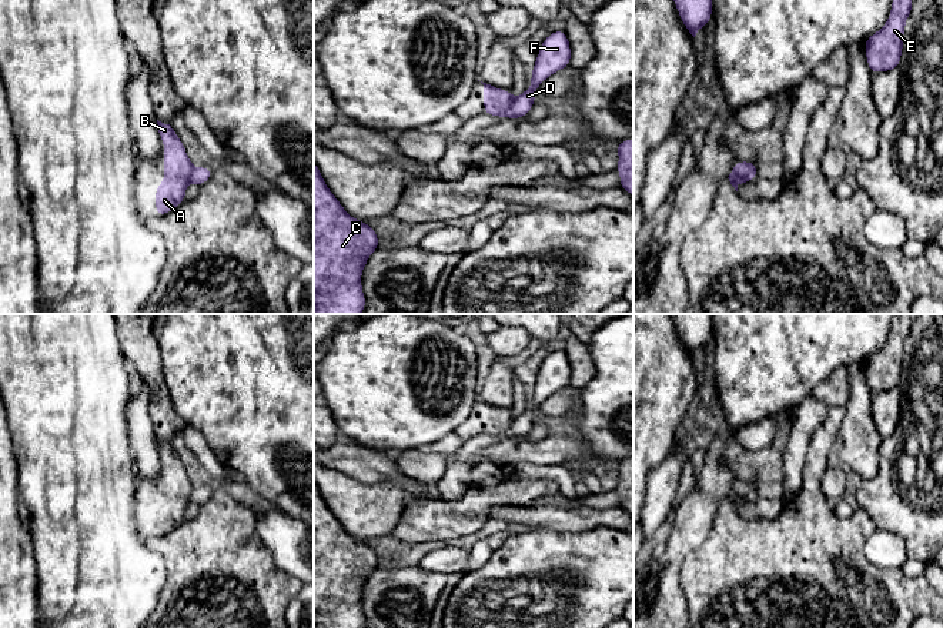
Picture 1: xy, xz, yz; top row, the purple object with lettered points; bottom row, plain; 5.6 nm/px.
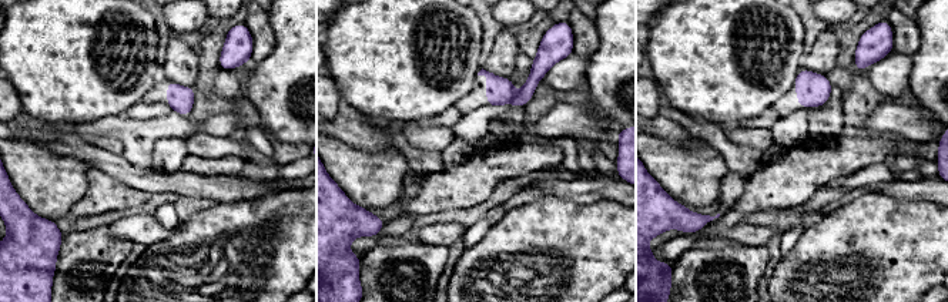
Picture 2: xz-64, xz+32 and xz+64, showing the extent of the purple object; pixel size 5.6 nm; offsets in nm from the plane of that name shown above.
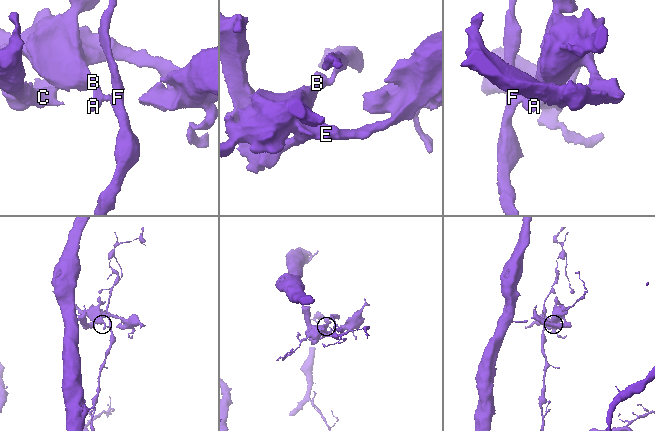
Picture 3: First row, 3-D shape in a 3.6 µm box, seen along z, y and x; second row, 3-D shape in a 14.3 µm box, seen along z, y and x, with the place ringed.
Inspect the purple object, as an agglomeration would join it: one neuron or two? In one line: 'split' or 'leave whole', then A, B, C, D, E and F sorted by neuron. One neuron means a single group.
split | A B C E / D F

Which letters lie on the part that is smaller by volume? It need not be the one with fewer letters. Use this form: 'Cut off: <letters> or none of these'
Cut off: A, B, C, E

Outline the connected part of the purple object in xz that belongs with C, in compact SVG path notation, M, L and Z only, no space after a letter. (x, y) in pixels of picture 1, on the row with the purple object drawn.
M314 161L314 314L361 314L367 305L361 274L368 257L379 247L375 230L365 221L351 217L327 187Z

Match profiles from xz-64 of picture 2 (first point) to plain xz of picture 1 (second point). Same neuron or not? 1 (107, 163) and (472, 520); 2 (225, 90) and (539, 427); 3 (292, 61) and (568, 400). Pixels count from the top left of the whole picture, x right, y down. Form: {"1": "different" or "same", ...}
{"1": "different", "2": "different", "3": "different"}

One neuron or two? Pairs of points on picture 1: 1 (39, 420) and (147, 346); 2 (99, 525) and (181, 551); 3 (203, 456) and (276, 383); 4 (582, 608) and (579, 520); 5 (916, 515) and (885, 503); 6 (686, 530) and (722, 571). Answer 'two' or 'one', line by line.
1: two
2: two
3: two
4: two
5: one
6: two

